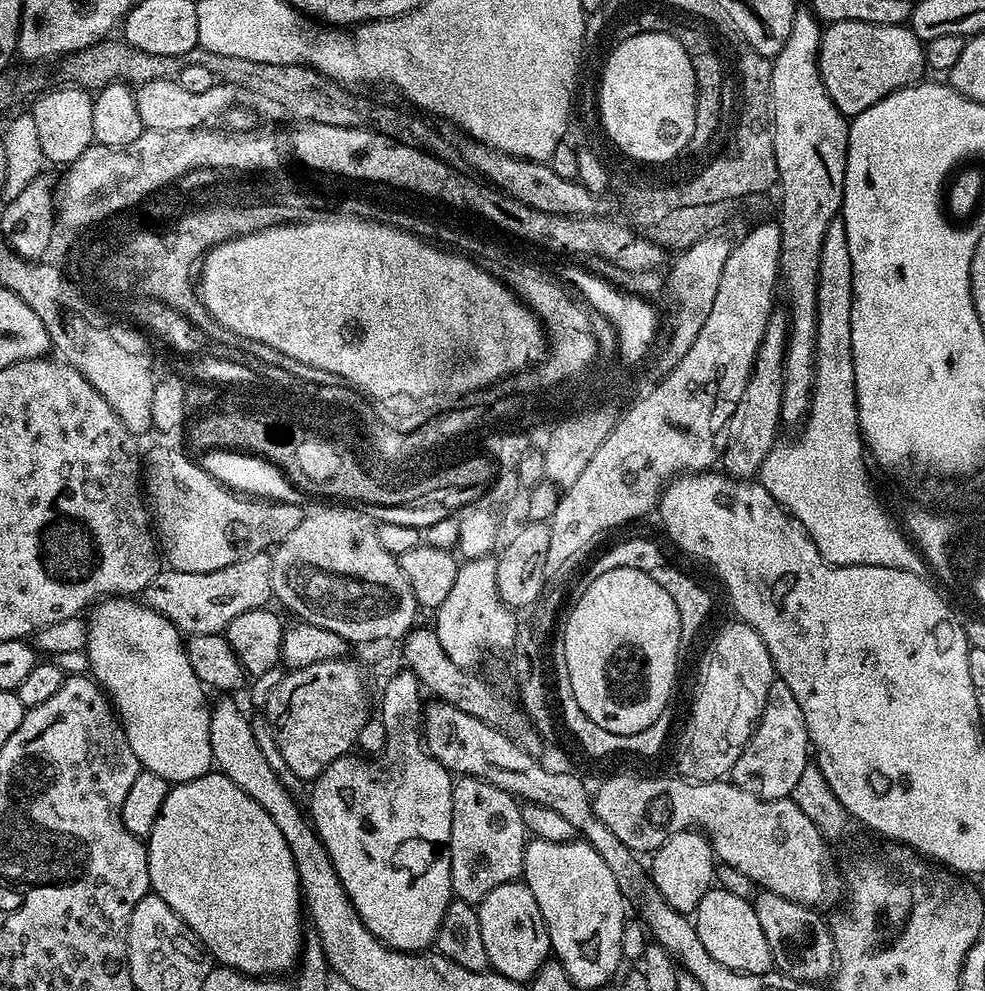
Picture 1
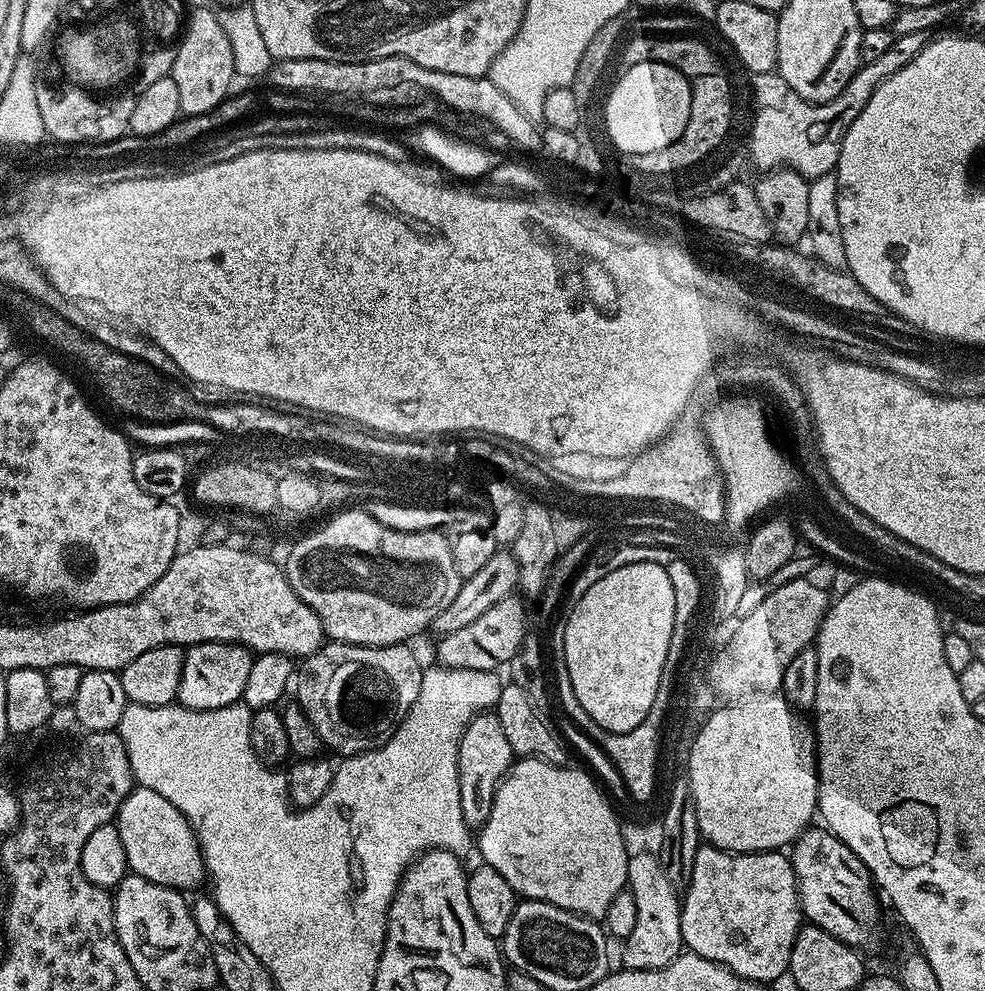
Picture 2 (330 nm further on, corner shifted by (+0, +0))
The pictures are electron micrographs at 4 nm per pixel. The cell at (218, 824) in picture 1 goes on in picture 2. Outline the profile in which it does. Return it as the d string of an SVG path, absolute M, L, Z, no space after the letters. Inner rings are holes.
M133 787L130 795L122 802L114 823L122 838L122 846L126 846L128 867L135 875L177 890L189 890L188 888L196 888L200 883L205 883L204 859L200 853L200 844L192 833L192 826L175 806L166 802L166 798L162 798L162 794L149 788Z

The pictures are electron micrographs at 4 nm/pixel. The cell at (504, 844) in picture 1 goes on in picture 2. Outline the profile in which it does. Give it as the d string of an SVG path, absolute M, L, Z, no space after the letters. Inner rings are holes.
M489 710L474 716L466 726L460 739L458 750L458 790L462 798L462 818L469 829L479 830L484 827L486 818L494 806L496 787L508 774L514 763L514 753L506 734L502 731L502 722L498 722L495 711Z

